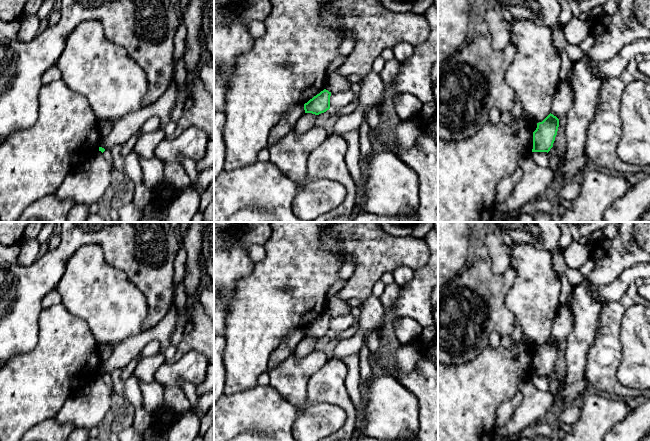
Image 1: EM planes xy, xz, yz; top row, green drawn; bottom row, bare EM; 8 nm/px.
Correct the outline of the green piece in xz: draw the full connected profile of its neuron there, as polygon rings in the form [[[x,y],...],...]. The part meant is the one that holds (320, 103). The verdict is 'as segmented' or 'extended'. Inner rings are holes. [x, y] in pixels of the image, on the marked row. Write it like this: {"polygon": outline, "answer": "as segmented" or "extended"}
{"polygon": [[[324,89],[304,104],[305,113],[319,115],[330,109],[331,92]]], "answer": "as segmented"}

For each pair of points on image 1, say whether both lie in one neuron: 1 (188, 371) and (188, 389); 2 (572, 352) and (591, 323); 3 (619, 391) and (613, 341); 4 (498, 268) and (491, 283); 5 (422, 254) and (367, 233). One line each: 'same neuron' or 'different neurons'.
1: different neurons
2: same neuron
3: same neuron
4: different neurons
5: same neuron

